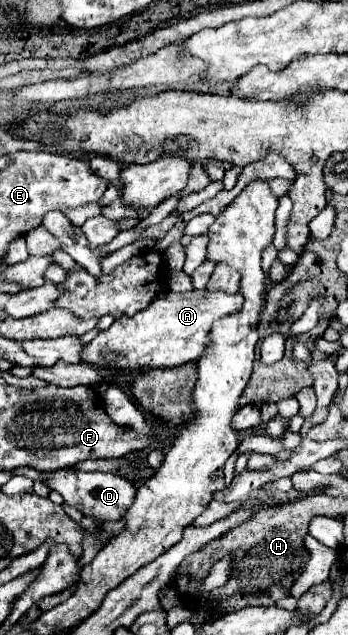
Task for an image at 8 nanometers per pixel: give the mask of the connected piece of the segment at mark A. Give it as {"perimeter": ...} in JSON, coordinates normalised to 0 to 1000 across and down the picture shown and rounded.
{"perimeter":[[[555,455],[537,461],[474,461],[445,471],[422,487],[399,490],[382,499],[330,502],[313,521],[290,521],[239,556],[239,565],[267,575],[290,575],[290,550],[319,550],[353,559],[336,572],[348,581],[411,581],[411,578],[509,578],[543,569],[566,569],[595,553],[601,521],[612,506],[693,490],[698,468],[687,461],[641,461],[601,455]]]}

